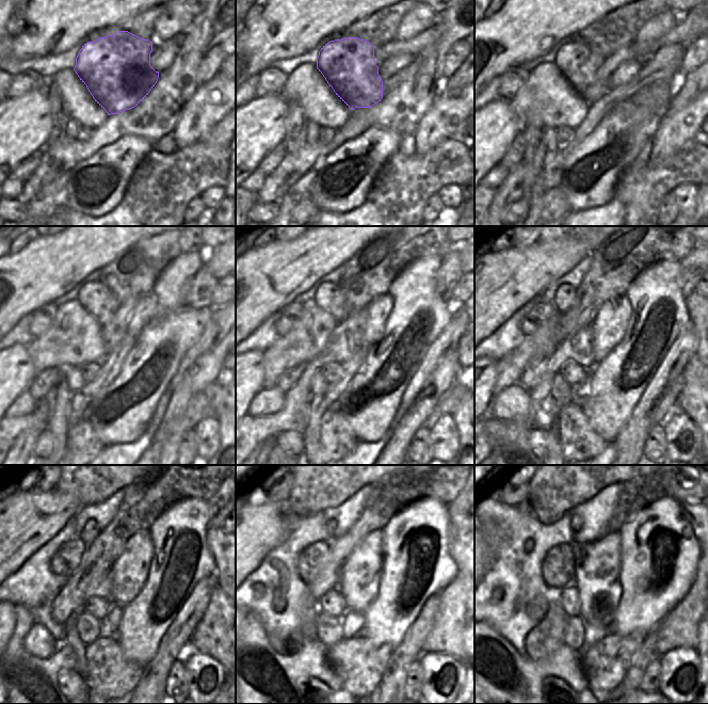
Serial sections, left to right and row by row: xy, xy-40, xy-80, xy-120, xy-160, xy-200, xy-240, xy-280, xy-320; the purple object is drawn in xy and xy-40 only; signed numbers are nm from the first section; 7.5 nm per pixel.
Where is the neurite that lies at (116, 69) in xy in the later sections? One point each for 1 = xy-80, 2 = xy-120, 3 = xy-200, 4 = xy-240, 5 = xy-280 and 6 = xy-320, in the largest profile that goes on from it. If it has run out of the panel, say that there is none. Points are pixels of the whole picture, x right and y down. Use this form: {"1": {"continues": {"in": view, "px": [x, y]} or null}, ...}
{"1": {"continues": {"in": "xy-80", "px": [578, 63]}}, "2": {"continues": {"in": "xy-120", "px": [94, 297]}}, "3": {"continues": {"in": "xy-200", "px": [565, 296]}}, "4": {"continues": {"in": "xy-240", "px": [90, 532]}}, "5": {"continues": {"in": "xy-280", "px": [331, 523]}}, "6": {"continues": {"in": "xy-320", "px": [576, 521]}}}

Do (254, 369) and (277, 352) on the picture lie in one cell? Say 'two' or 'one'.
two

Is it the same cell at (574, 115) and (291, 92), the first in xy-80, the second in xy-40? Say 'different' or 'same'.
same

